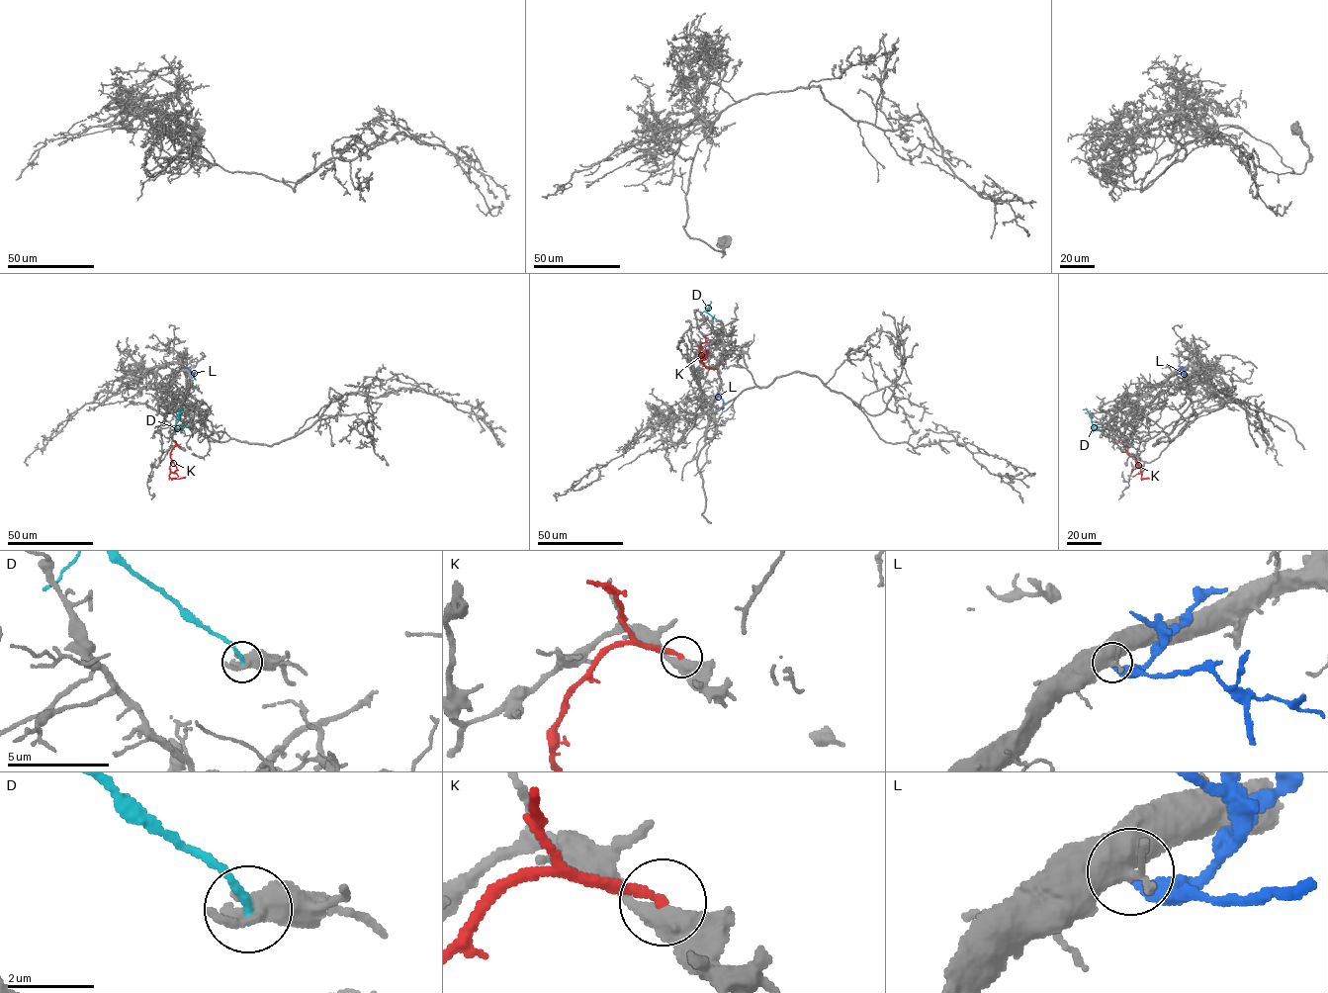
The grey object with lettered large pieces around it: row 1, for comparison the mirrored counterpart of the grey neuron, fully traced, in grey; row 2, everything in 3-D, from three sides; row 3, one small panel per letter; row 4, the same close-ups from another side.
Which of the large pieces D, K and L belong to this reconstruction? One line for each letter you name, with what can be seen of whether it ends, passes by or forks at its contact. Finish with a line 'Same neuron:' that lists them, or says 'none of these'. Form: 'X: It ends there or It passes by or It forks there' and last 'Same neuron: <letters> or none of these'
Same neuron: none of these

